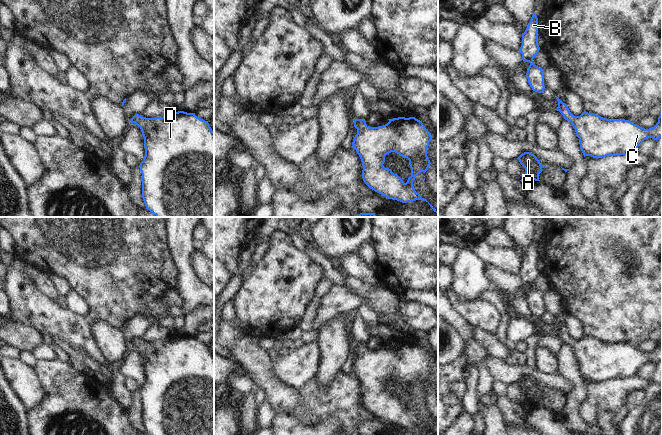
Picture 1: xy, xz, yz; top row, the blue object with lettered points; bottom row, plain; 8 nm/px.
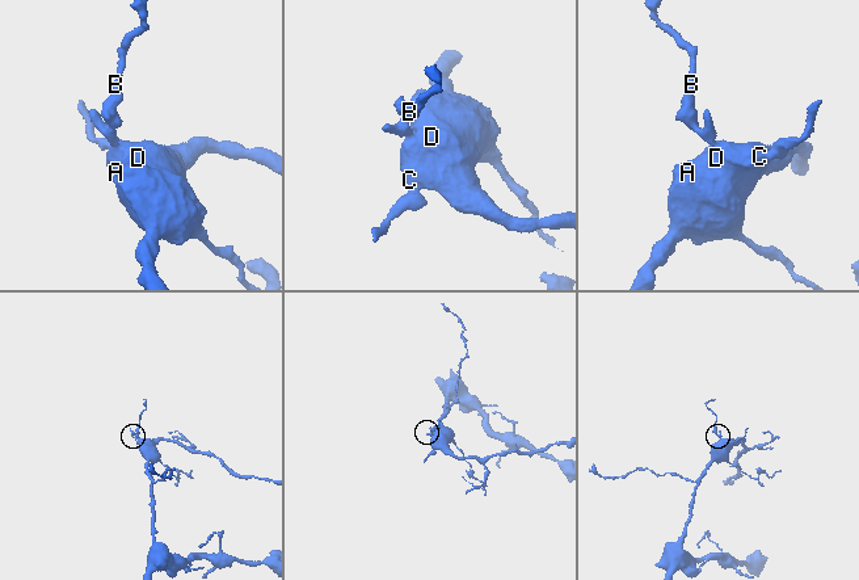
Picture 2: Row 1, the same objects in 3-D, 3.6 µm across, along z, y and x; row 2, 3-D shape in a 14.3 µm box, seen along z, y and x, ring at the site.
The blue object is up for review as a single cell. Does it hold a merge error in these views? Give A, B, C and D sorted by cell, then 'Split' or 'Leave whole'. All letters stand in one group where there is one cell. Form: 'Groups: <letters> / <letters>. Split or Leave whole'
Groups: A B C D. Leave whole

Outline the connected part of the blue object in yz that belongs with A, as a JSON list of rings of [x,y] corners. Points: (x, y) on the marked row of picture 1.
[[[530,152],[522,153],[517,159],[525,168],[525,174],[520,180],[523,184],[526,180],[540,181],[539,174],[542,172],[542,169],[546,167],[546,165],[542,165],[540,160],[538,160],[537,157]]]

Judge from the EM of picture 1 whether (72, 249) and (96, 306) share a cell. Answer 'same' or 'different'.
same

